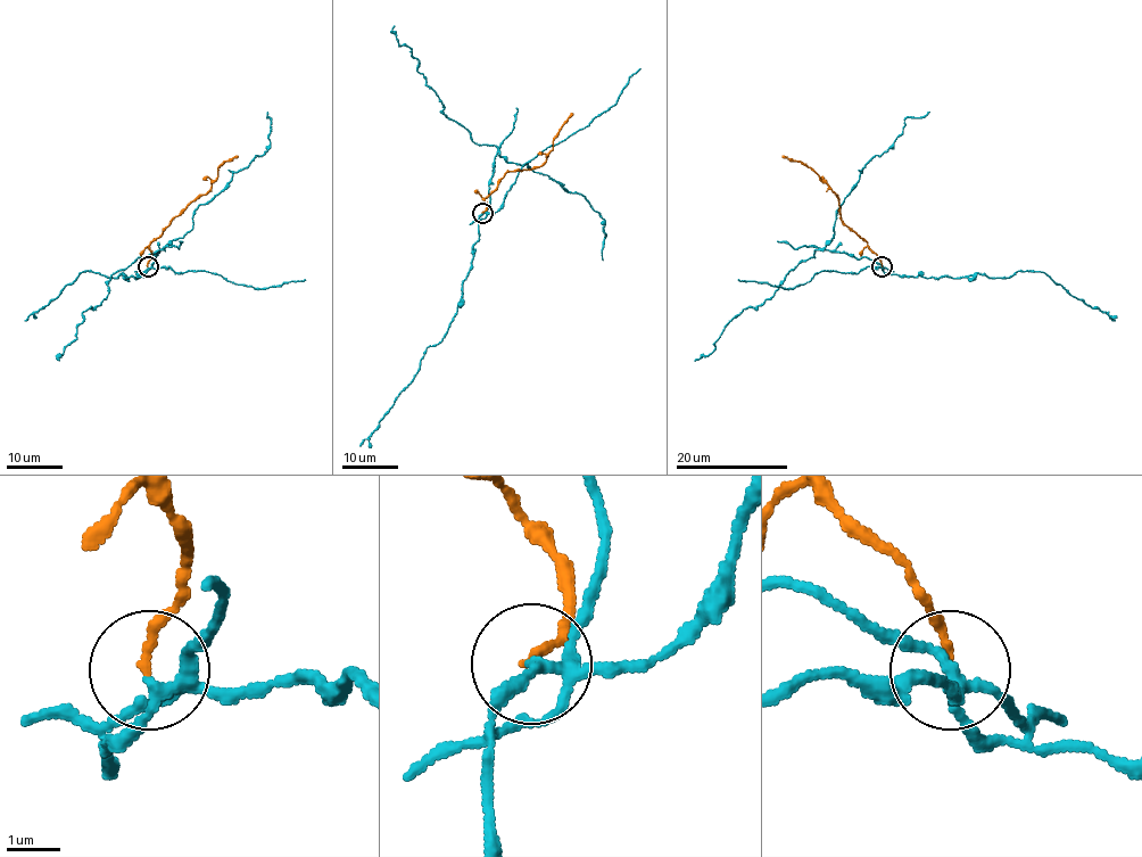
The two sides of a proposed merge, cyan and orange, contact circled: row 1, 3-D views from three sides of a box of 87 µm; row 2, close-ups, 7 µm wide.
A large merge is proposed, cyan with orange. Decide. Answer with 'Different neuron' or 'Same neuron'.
Different neuron

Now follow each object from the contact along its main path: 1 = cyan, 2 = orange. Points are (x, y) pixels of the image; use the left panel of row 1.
1: (147, 268), (158, 252), (192, 228), (199, 206), (267, 149), (267, 112)
2: (147, 265), (150, 245), (192, 202), (205, 195), (218, 175), (218, 167), (237, 155)

